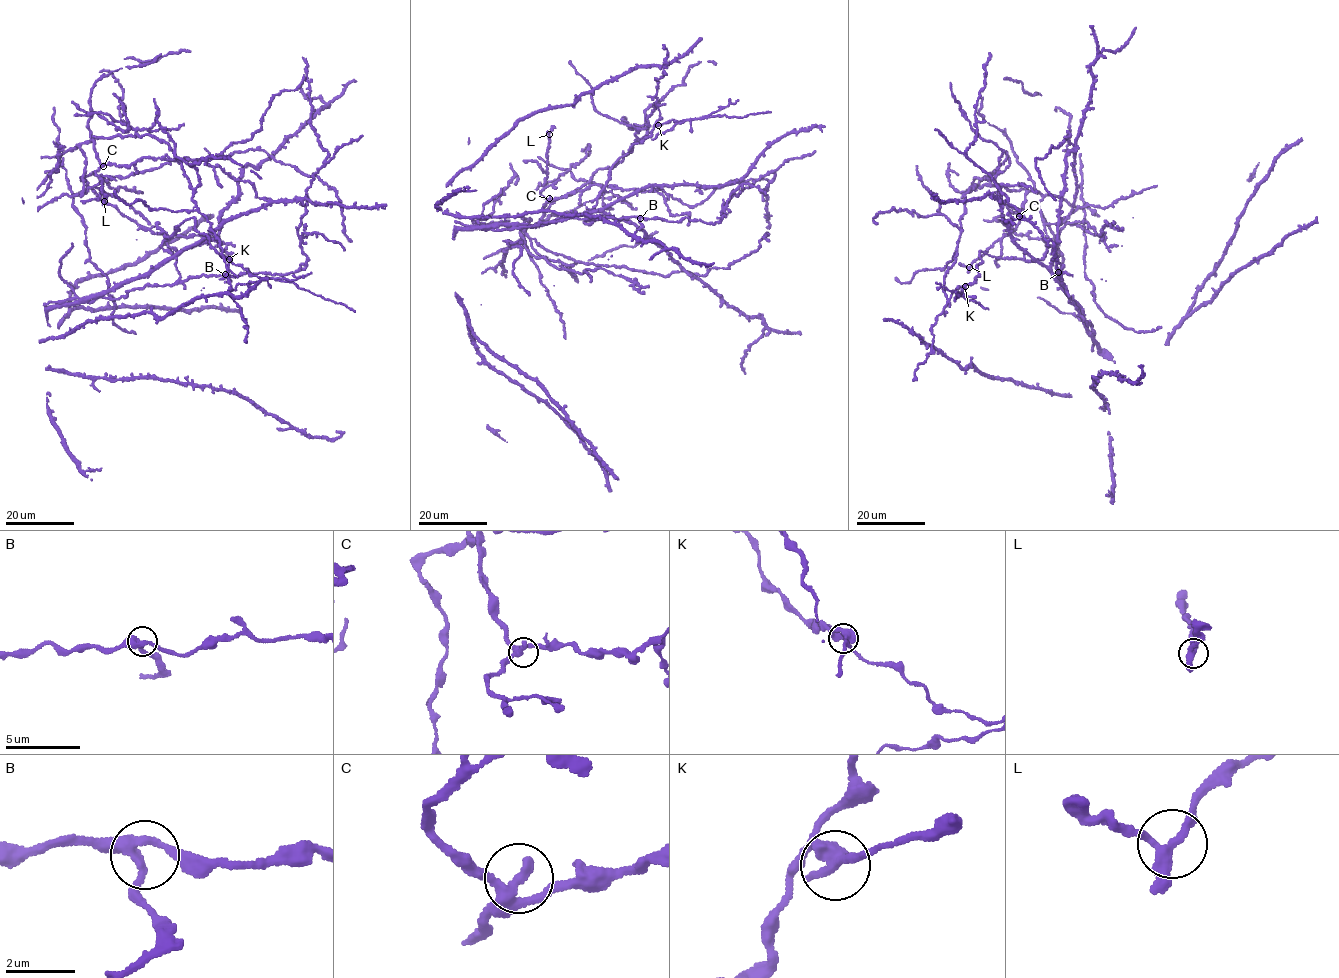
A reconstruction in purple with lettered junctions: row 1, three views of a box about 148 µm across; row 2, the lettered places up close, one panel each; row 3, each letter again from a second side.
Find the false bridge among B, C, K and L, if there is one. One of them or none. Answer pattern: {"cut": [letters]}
{"cut": ["K"]}

